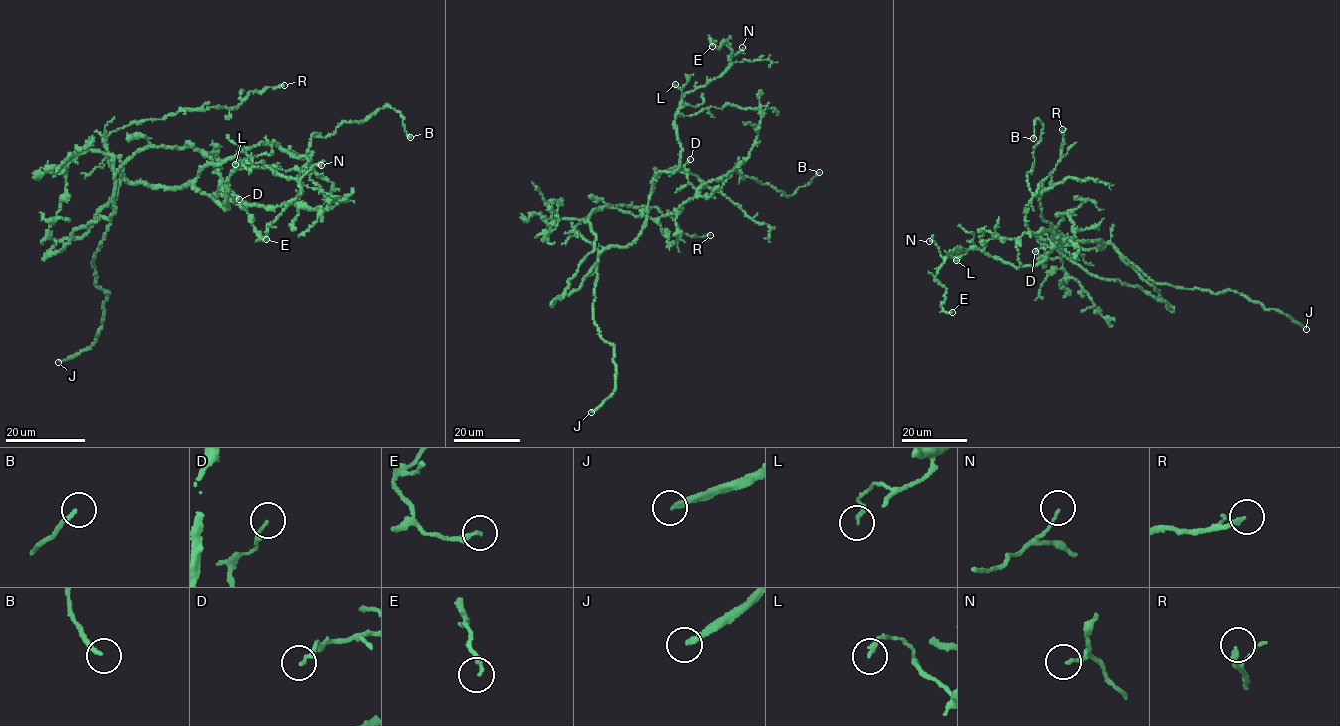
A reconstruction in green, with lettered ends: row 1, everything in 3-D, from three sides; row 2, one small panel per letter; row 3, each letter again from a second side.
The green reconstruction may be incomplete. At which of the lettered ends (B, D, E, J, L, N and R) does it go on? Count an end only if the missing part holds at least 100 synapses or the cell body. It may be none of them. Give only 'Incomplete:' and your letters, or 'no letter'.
Incomplete: J

